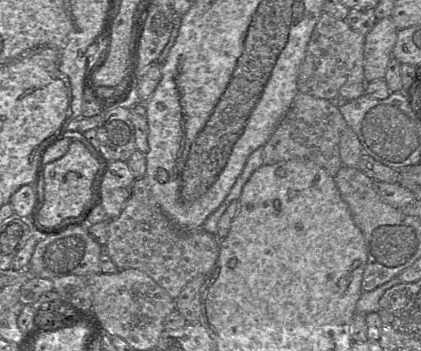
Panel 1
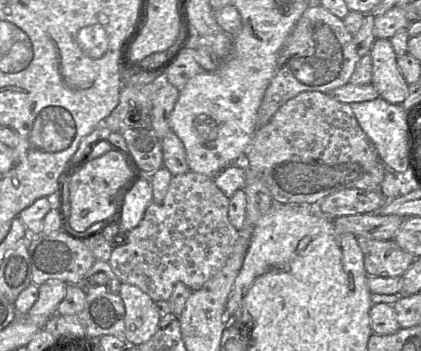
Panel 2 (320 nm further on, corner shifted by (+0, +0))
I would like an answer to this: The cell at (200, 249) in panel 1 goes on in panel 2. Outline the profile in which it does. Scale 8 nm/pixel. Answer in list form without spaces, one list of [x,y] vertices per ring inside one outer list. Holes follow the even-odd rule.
[[[188,171],[186,173],[173,176],[163,201],[161,203],[155,203],[152,201],[147,207],[140,223],[135,228],[127,232],[126,242],[121,246],[113,248],[108,261],[113,272],[121,283],[137,286],[147,295],[149,295],[154,302],[159,300],[168,301],[177,282],[184,283],[192,291],[201,288],[205,282],[207,282],[224,266],[238,238],[238,231],[232,226],[228,218],[229,201],[230,199],[215,185],[214,177],[209,177],[193,171]]]

